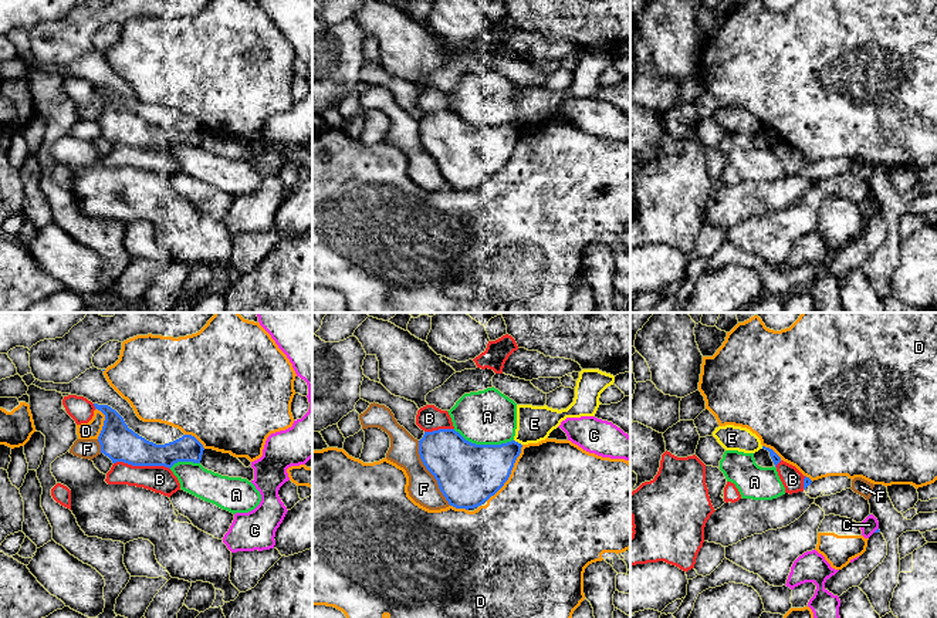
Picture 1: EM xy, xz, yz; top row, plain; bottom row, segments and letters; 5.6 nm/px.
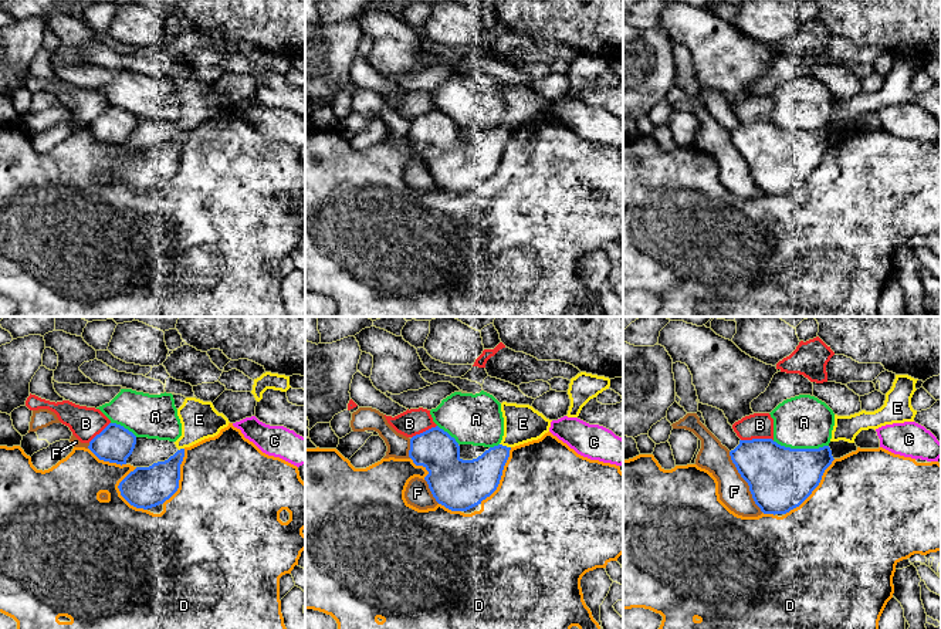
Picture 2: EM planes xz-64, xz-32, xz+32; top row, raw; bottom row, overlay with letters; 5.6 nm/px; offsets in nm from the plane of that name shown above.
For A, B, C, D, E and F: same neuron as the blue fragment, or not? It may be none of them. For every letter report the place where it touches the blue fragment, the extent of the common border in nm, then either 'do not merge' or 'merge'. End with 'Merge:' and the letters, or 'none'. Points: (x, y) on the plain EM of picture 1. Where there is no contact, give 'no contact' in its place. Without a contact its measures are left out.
A: meets blue in xz at (483, 127); contact 360 nm long; do not merge
B: meets blue in xy at (142, 147); contact 320 nm long; do not merge
C: meets blue in yz at (876, 212); contact 40 nm long; do not merge
D: meets blue in xz at (510, 155); contact 380 nm long; do not merge
E: meets blue in xz at (517, 124); contact 60 nm long; do not merge
F: meets blue in xz at (430, 154); contact 420 nm long; do not merge
Merge: none

